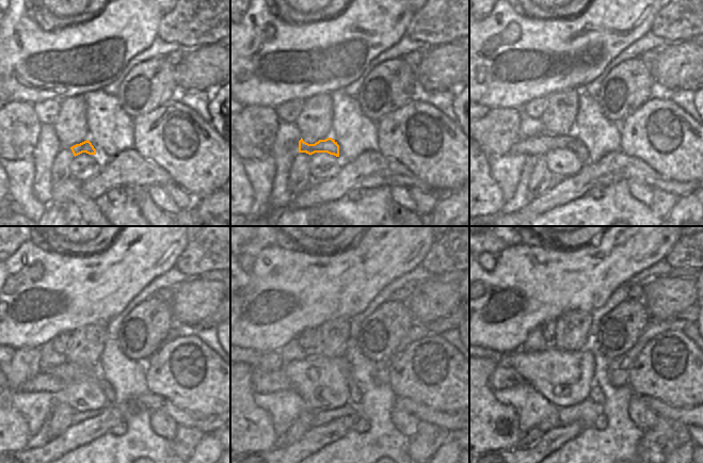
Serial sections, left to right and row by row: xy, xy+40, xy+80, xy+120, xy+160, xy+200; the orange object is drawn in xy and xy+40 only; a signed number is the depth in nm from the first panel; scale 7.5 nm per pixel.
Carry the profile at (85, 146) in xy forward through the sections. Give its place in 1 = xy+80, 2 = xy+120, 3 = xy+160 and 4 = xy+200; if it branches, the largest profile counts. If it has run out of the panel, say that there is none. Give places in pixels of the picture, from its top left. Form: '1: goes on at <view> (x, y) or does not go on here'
1: goes on at xy+80 (540, 145)
2: goes on at xy+120 (43, 382)
3: goes on at xy+160 (276, 381)
4: goes on at xy+200 (504, 377)

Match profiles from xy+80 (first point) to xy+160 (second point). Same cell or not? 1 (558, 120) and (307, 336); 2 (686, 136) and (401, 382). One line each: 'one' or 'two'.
1: two
2: one

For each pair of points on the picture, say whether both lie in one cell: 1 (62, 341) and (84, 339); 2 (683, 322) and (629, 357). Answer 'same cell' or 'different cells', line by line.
1: different cells
2: same cell

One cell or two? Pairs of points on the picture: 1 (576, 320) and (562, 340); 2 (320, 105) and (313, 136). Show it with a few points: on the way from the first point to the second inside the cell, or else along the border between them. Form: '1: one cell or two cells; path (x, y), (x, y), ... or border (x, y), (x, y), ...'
1: one cell; path (574, 325), (568, 335)
2: one cell; path (317, 112), (313, 128)

